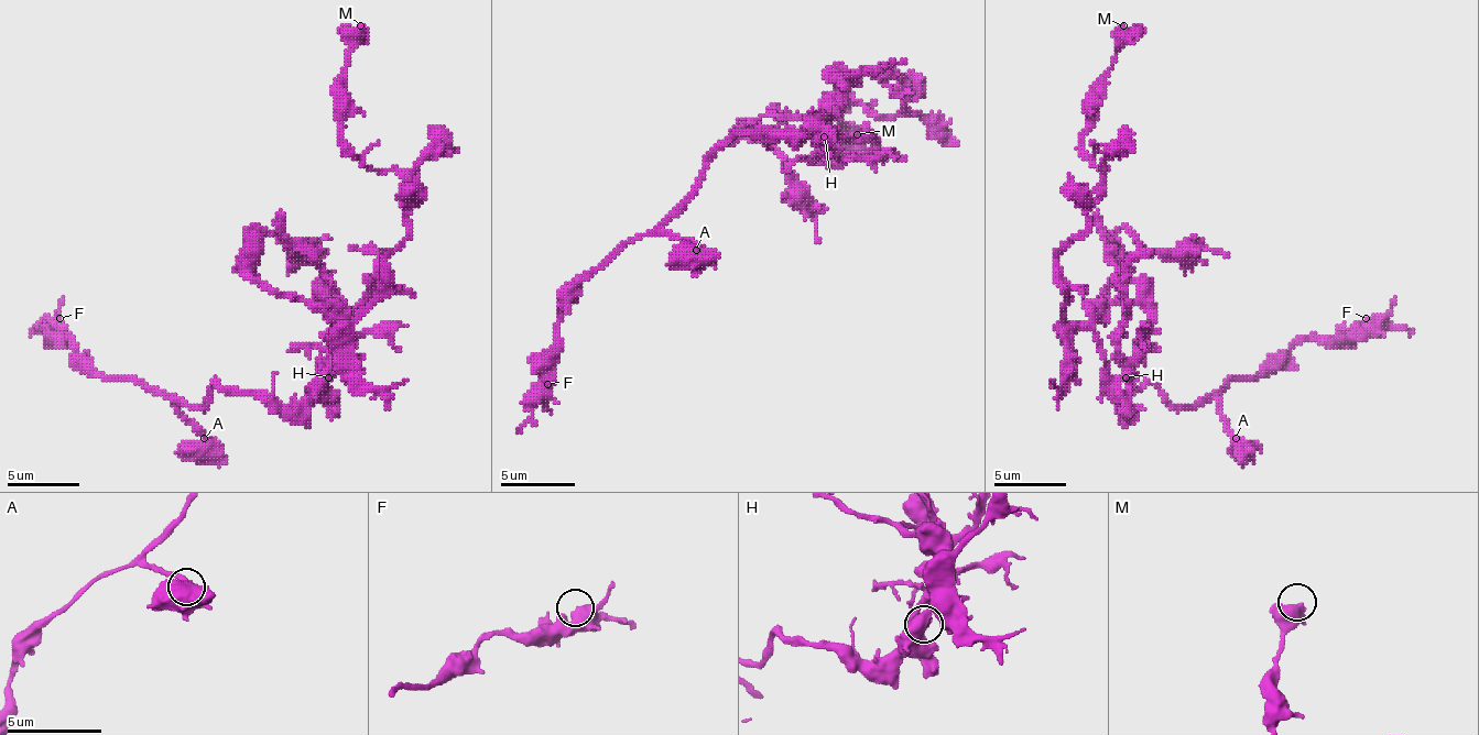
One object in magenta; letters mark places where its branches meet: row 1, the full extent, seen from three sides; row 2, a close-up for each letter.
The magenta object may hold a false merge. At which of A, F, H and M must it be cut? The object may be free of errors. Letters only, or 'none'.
H

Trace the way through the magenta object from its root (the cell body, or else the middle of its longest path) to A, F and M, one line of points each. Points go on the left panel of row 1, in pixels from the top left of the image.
A: (317, 387), (287, 405), (230, 394), (219, 384), (204, 405), (183, 405), (172, 398), (204, 438)
F: (317, 387), (265, 405), (215, 384), (204, 405), (183, 405), (136, 380), (107, 380), (60, 318)
M: (317, 387), (343, 329), (408, 239), (408, 185), (393, 169), (371, 169), (343, 141), (343, 68), (360, 25)

